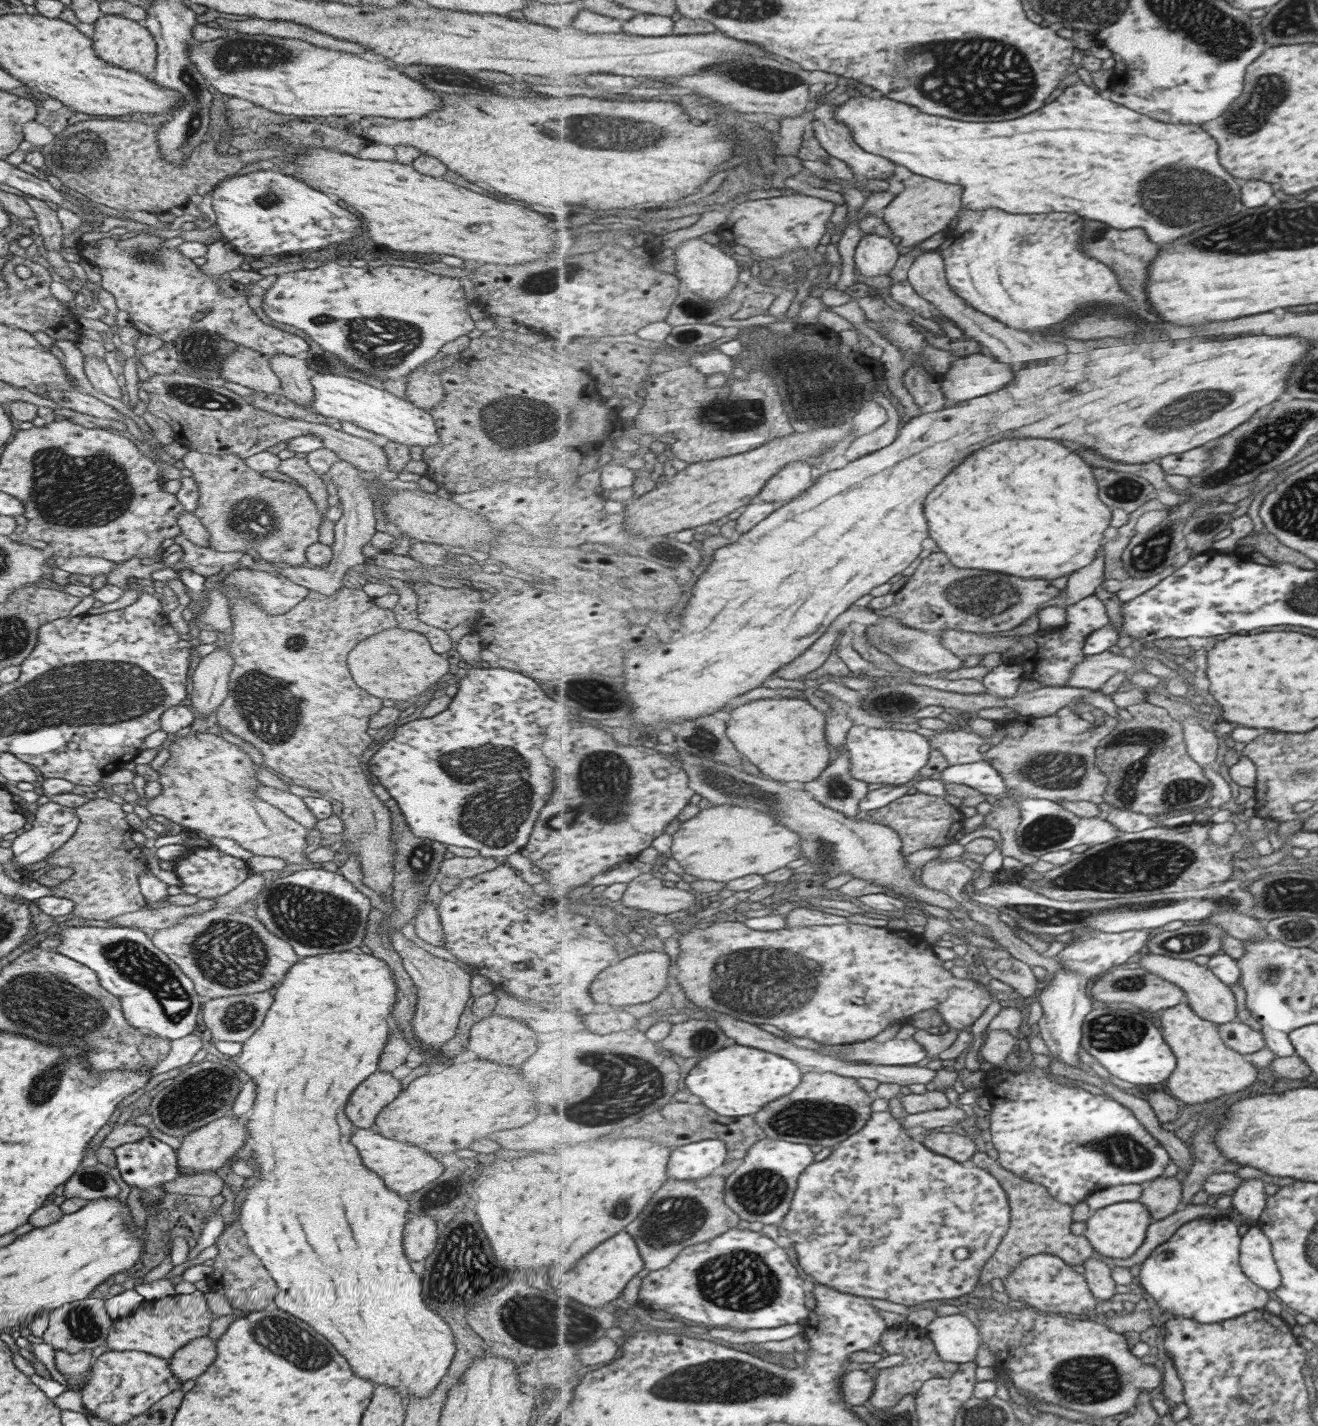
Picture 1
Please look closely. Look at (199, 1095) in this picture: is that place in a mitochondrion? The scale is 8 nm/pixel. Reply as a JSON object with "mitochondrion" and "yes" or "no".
{"mitochondrion":"yes"}

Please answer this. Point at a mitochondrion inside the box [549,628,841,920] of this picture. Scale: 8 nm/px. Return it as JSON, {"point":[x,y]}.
{"point":[732,786]}

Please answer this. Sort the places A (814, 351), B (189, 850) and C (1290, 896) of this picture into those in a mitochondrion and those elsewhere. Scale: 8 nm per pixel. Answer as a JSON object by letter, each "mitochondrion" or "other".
{"A":"mitochondrion","B":"other","C":"mitochondrion"}

